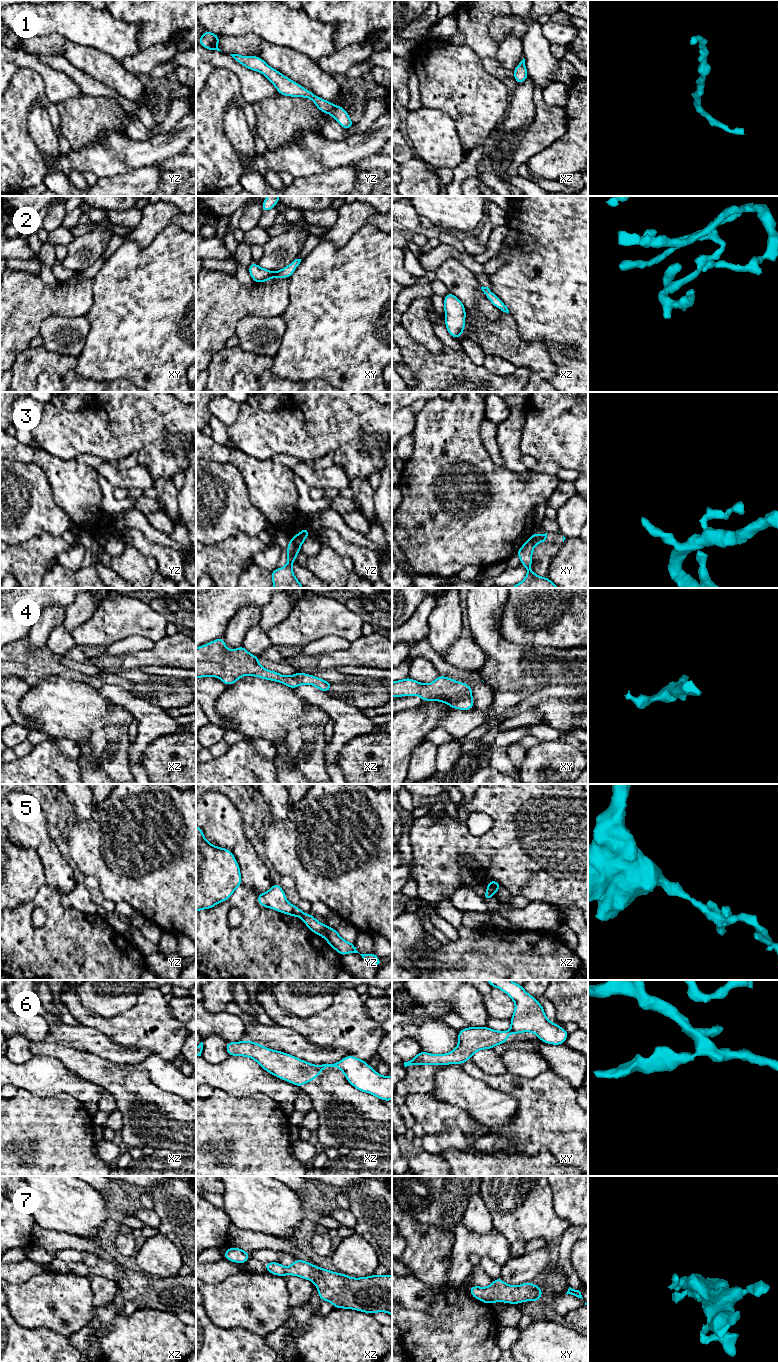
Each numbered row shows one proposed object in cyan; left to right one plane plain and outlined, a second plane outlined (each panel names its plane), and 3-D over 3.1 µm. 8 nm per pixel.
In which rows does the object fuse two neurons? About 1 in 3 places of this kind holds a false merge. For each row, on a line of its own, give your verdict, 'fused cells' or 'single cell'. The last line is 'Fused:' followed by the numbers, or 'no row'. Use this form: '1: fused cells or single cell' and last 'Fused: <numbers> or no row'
1: single cell
2: single cell
3: fused cells
4: single cell
5: fused cells
6: fused cells
7: single cell
Fused: 3, 5, 6

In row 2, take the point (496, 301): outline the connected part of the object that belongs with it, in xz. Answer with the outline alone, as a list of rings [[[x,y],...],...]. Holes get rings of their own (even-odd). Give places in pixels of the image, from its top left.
[[[481,287],[482,291],[484,292],[486,298],[491,301],[493,306],[498,308],[499,310],[509,313],[507,306],[503,303],[503,301],[497,297],[488,287]]]

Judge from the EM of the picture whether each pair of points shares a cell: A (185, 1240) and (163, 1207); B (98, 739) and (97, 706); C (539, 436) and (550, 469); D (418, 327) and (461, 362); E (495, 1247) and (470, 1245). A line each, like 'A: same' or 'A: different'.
A: same
B: different
C: different
D: different
E: same

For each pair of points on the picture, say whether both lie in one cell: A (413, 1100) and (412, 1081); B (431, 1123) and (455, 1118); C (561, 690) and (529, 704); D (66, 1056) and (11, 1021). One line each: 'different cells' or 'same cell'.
A: different cells
B: same cell
C: same cell
D: different cells

